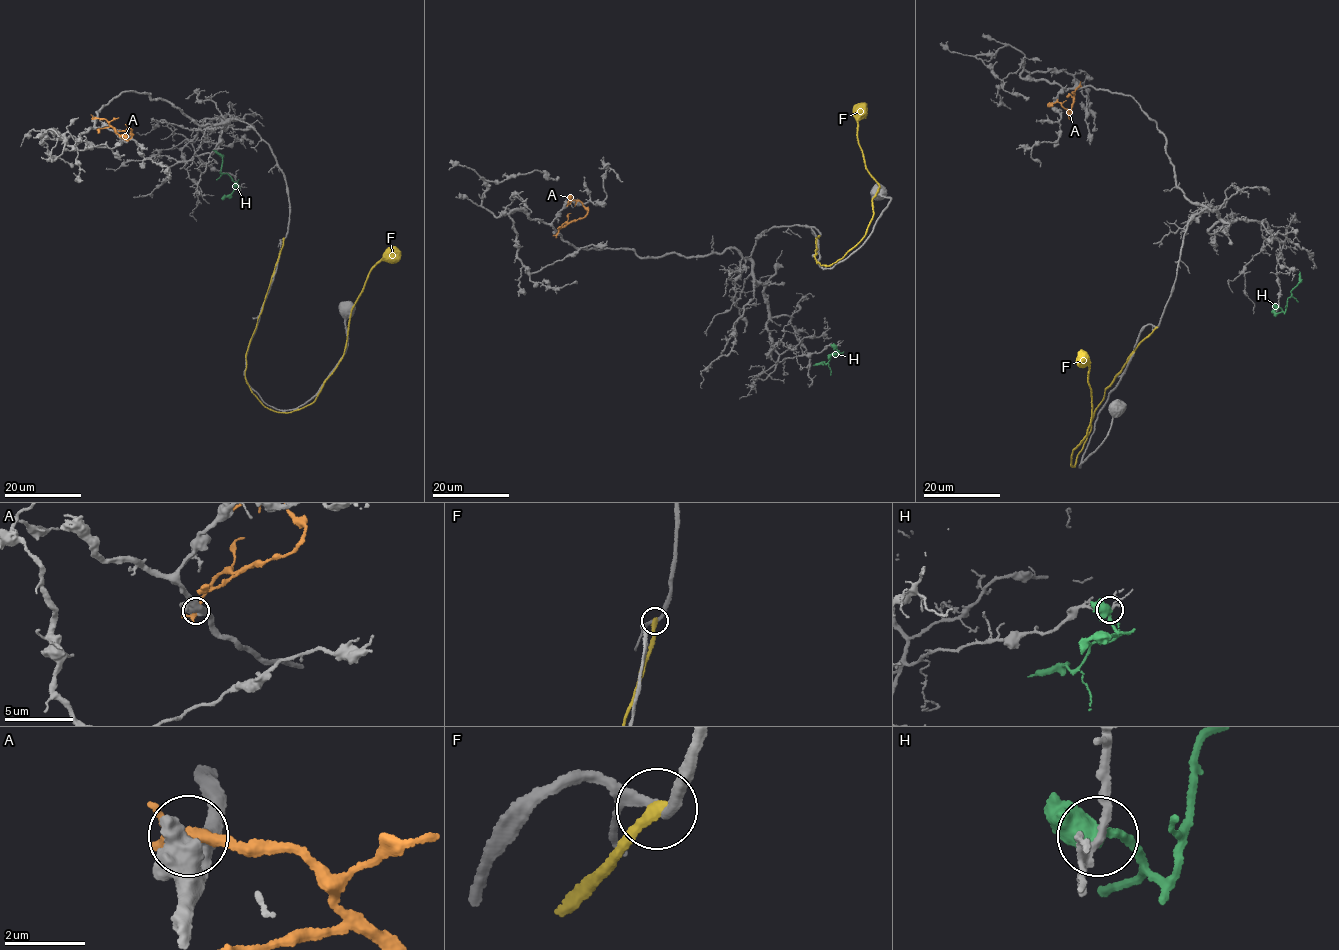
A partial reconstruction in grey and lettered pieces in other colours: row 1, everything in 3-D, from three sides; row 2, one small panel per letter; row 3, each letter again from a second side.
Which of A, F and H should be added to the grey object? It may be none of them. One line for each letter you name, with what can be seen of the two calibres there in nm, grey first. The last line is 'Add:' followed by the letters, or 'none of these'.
Add: none of these

